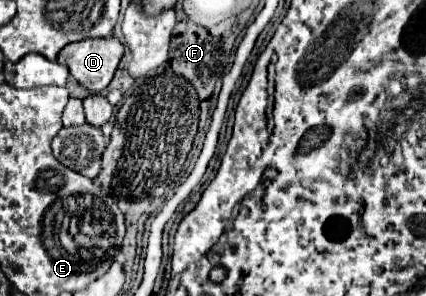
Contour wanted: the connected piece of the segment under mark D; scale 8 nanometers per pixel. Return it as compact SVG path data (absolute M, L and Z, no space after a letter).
M115 37L89 39L61 49L57 61L69 67L69 73L89 89L101 93L113 79L113 73L123 57L123 45Z

